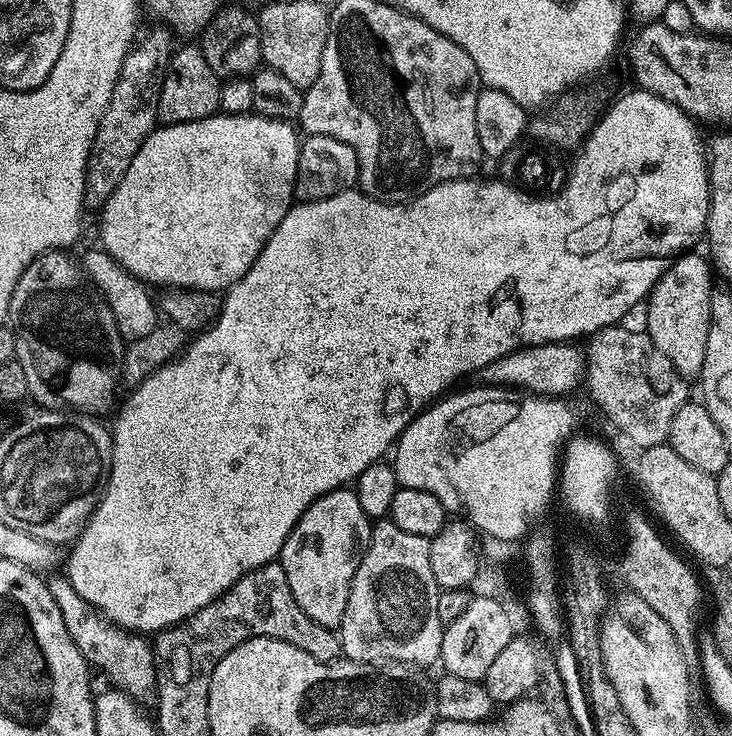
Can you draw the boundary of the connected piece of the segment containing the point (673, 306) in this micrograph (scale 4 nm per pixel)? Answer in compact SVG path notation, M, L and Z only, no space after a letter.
M696 254L675 257L646 297L648 337L685 378L699 377L702 370L702 358L706 358L706 334L710 334L710 298L714 291L709 261L692 255Z

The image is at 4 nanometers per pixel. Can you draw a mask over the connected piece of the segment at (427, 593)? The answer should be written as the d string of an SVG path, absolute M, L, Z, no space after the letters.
M390 518L377 519L350 586L346 614L342 614L338 629L341 653L360 664L435 665L445 629L438 618L441 591L434 582L434 570L430 570L429 537L406 534Z

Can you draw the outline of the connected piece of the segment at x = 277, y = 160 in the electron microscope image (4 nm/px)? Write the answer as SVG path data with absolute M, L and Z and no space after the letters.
M217 114L207 116L194 122L182 122L181 124L166 124L157 127L142 142L138 154L134 154L134 162L130 162L130 170L118 182L114 194L104 201L104 221L100 224L100 240L103 251L109 252L114 259L120 263L130 274L144 281L145 285L164 284L160 286L171 286L174 288L203 288L206 292L219 293L227 290L240 281L254 266L258 254L266 246L270 234L278 230L282 218L286 218L288 209L294 203L296 190L296 175L298 174L298 156L300 154L301 137L296 137L297 129L286 120L271 120L268 116L249 114L247 116L225 116Z

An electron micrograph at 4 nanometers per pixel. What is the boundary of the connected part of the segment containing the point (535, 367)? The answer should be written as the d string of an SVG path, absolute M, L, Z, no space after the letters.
M576 342L555 344L531 344L529 348L516 351L490 362L482 373L483 379L492 386L503 386L531 392L539 396L567 397L576 387L583 385L588 371L588 357L583 347Z

